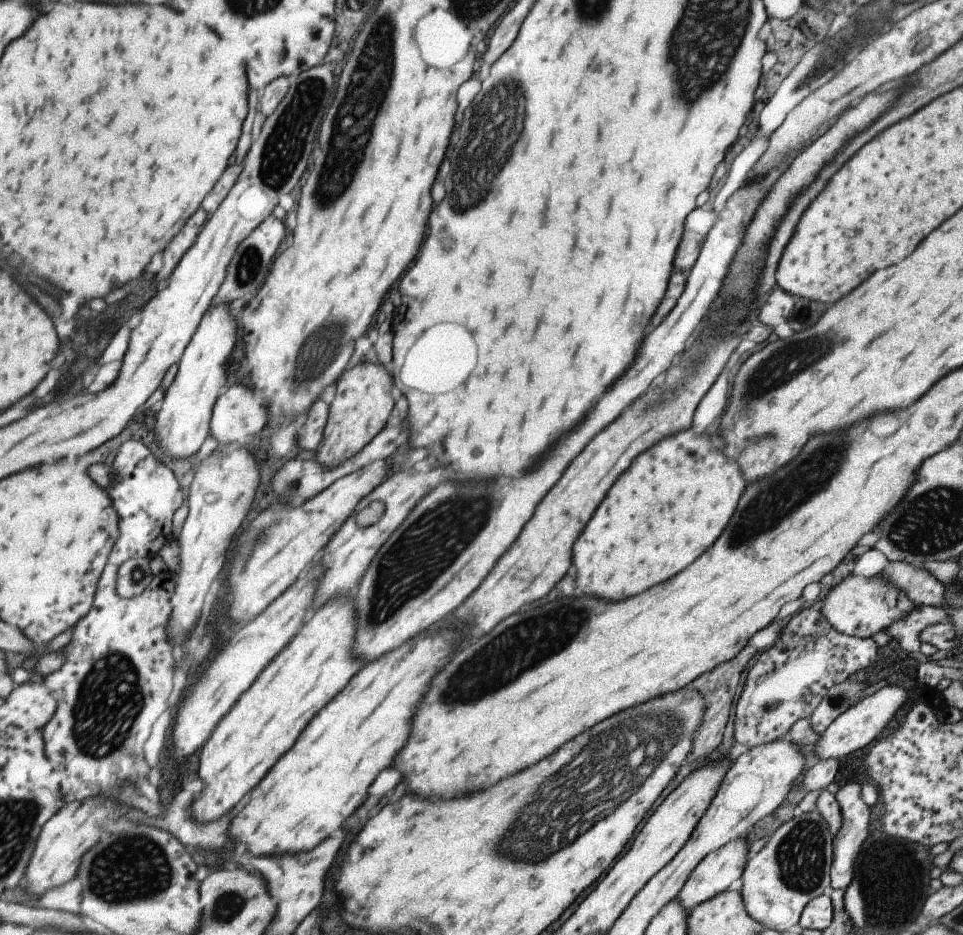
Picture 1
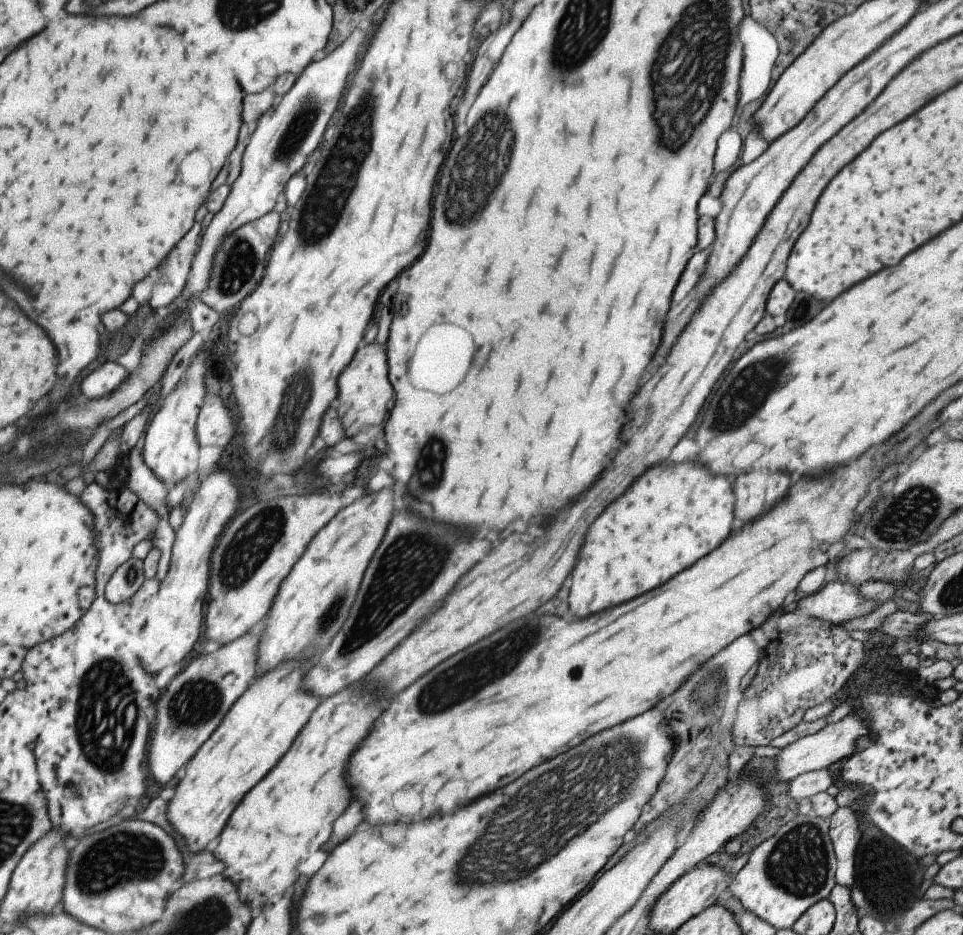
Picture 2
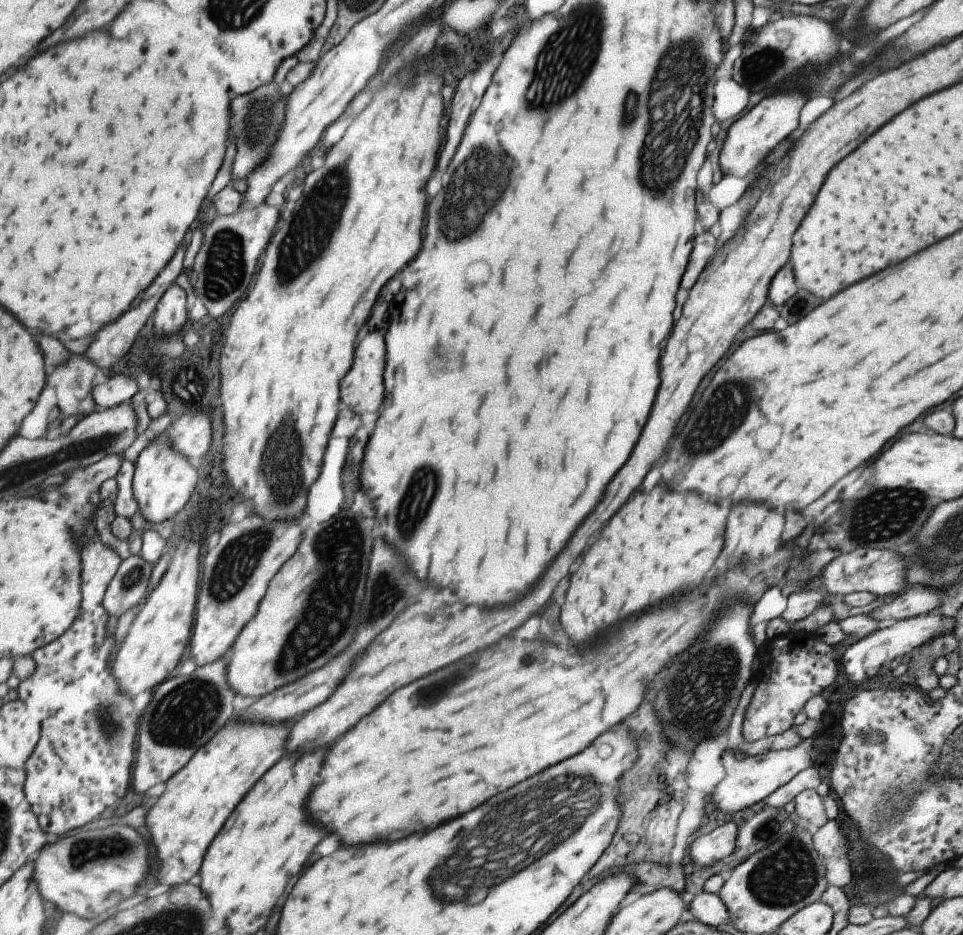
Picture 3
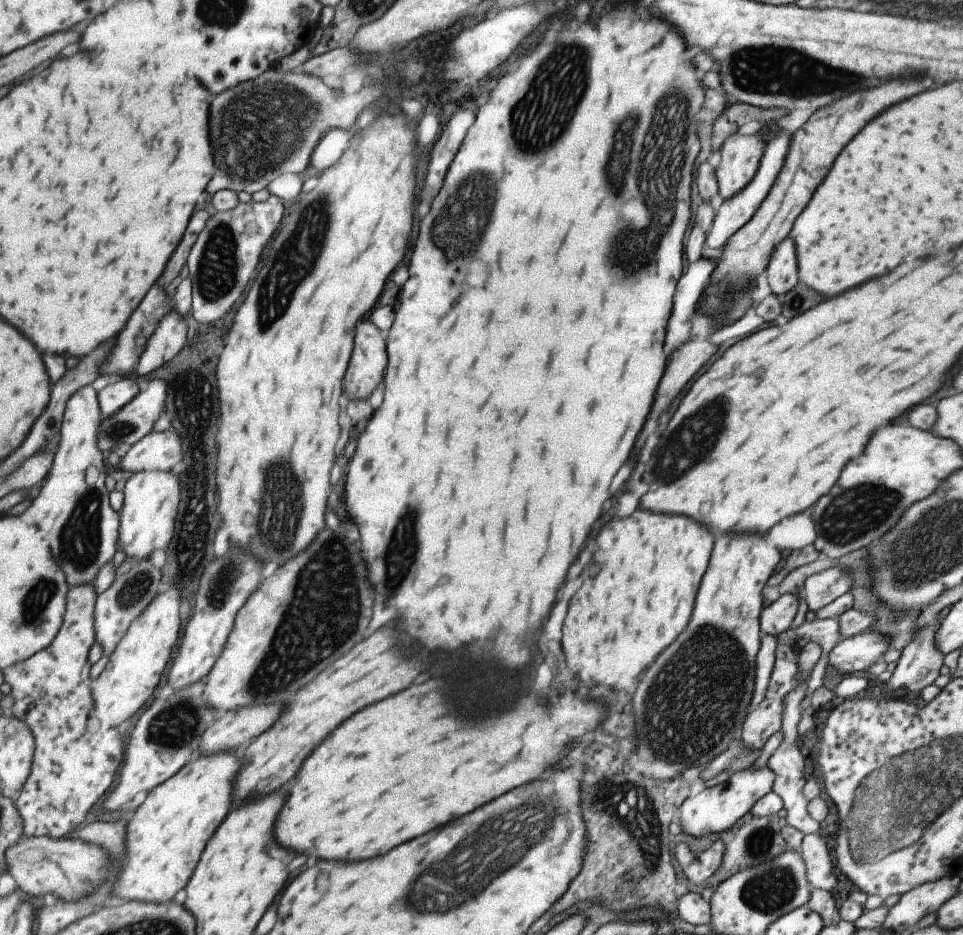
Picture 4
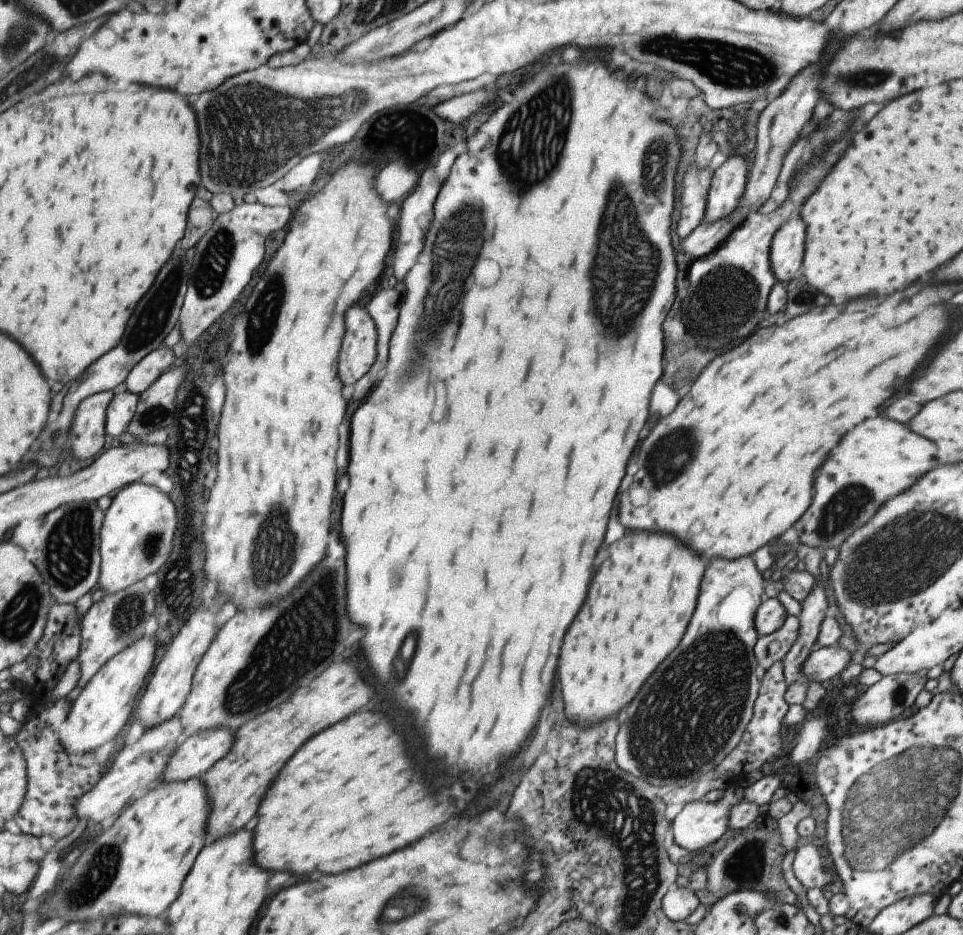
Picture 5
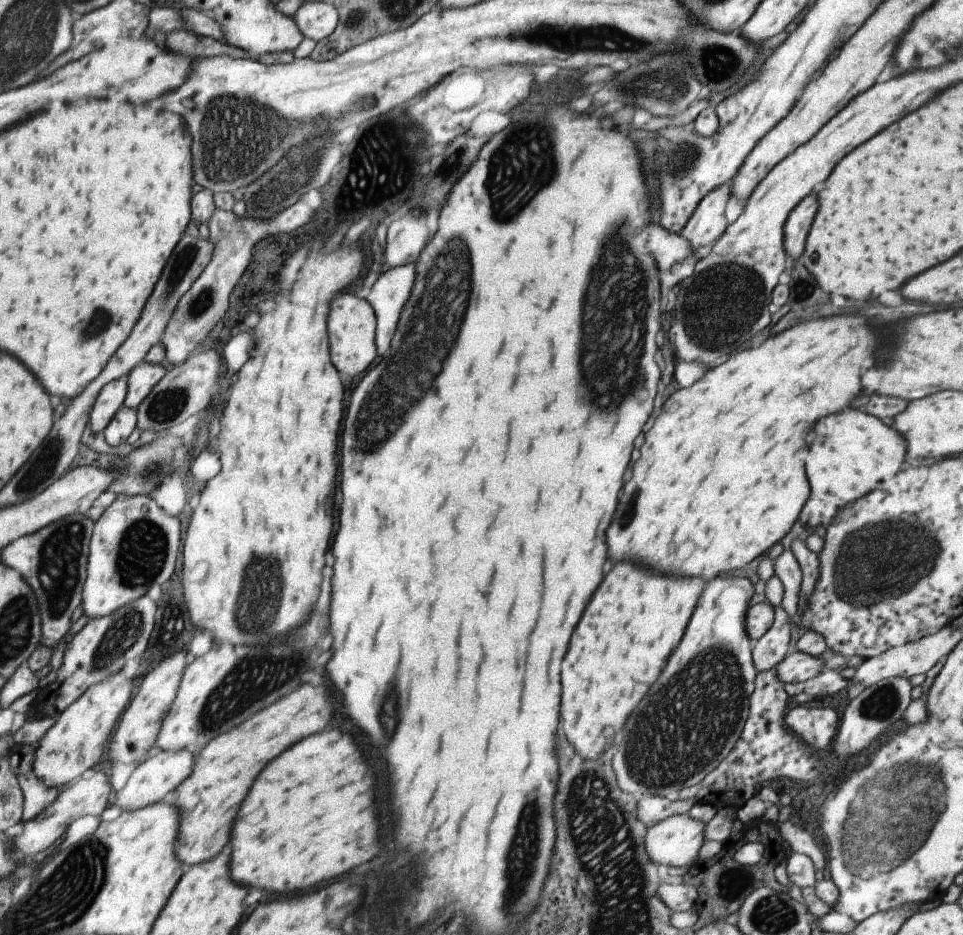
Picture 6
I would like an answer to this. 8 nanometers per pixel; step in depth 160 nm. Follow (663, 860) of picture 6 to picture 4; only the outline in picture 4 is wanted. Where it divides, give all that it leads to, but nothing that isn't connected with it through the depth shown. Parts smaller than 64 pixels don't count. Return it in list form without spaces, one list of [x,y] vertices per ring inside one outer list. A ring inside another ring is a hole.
[[[767,765],[761,768],[751,766],[739,769],[730,774],[725,782],[705,787],[694,796],[688,796],[679,807],[674,830],[692,837],[703,837],[712,832],[730,830],[743,814],[750,812],[750,808],[759,797],[771,791],[773,781],[773,771]]]

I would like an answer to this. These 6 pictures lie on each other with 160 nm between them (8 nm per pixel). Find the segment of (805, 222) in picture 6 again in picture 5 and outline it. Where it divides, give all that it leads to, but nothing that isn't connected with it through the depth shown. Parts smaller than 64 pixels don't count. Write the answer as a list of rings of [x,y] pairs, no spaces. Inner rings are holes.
[[[798,215],[782,224],[769,245],[769,266],[777,282],[791,282],[800,274],[805,225]]]

